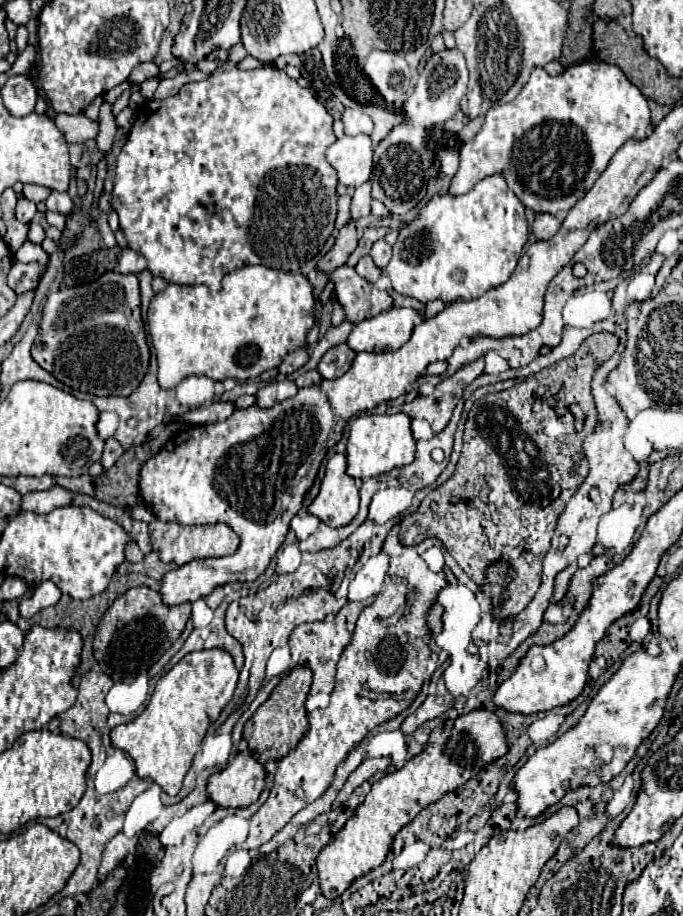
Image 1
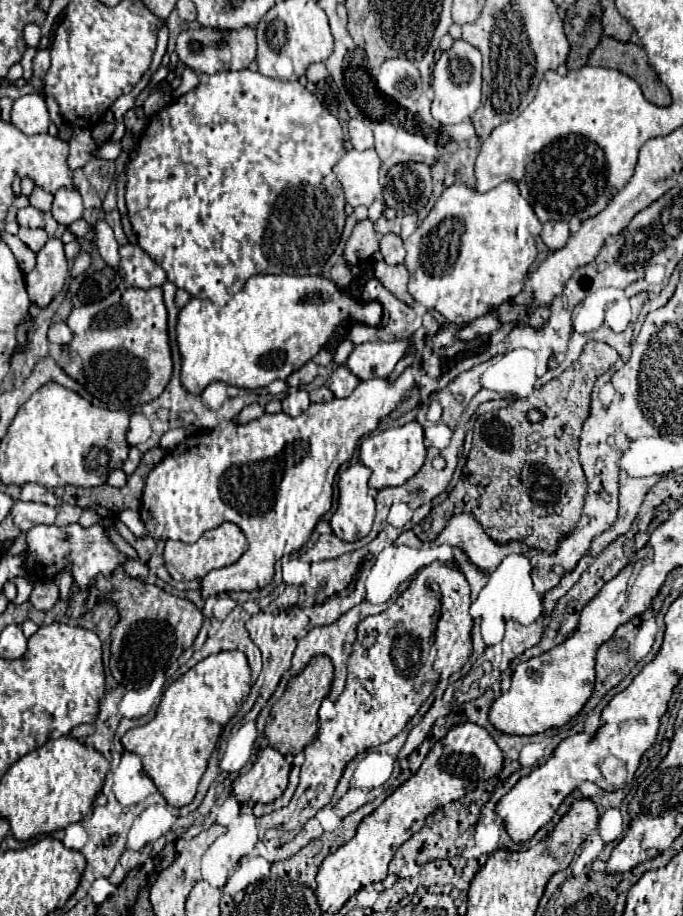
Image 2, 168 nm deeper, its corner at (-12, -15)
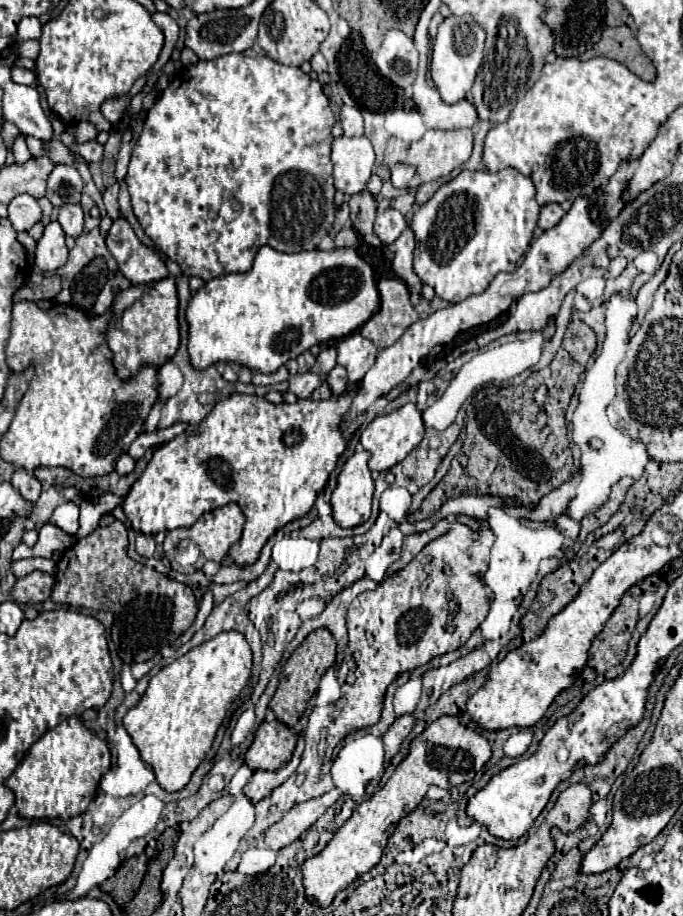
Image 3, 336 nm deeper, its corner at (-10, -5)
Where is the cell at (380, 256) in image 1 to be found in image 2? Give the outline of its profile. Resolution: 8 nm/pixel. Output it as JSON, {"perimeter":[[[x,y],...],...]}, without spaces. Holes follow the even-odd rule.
{"perimeter":[[[396,233],[382,235],[380,237],[380,253],[384,255],[384,261],[390,263],[390,265],[402,263],[404,257],[406,257],[406,249],[404,249],[400,235],[396,235]]]}

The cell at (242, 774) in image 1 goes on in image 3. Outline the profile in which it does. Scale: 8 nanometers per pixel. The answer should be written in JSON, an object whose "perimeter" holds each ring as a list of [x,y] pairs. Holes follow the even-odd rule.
{"perimeter":[[[280,721],[262,723],[254,735],[254,743],[246,753],[246,765],[252,771],[276,771],[290,761],[296,747],[296,735]]]}

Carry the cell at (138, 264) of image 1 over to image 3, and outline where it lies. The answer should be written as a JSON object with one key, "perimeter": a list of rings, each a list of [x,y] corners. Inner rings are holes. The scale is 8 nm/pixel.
{"perimeter":[[[124,217],[112,223],[106,245],[114,255],[122,275],[132,283],[152,283],[168,275],[164,261],[152,249],[138,241]]]}

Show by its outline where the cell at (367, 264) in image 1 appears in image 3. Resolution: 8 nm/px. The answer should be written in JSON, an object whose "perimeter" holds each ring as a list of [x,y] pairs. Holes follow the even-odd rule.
{"perimeter":[[[406,229],[392,245],[384,247],[384,257],[390,261],[394,273],[408,285],[412,303],[418,305],[422,295],[422,283],[412,271],[412,251],[414,251],[414,237],[412,231]]]}

